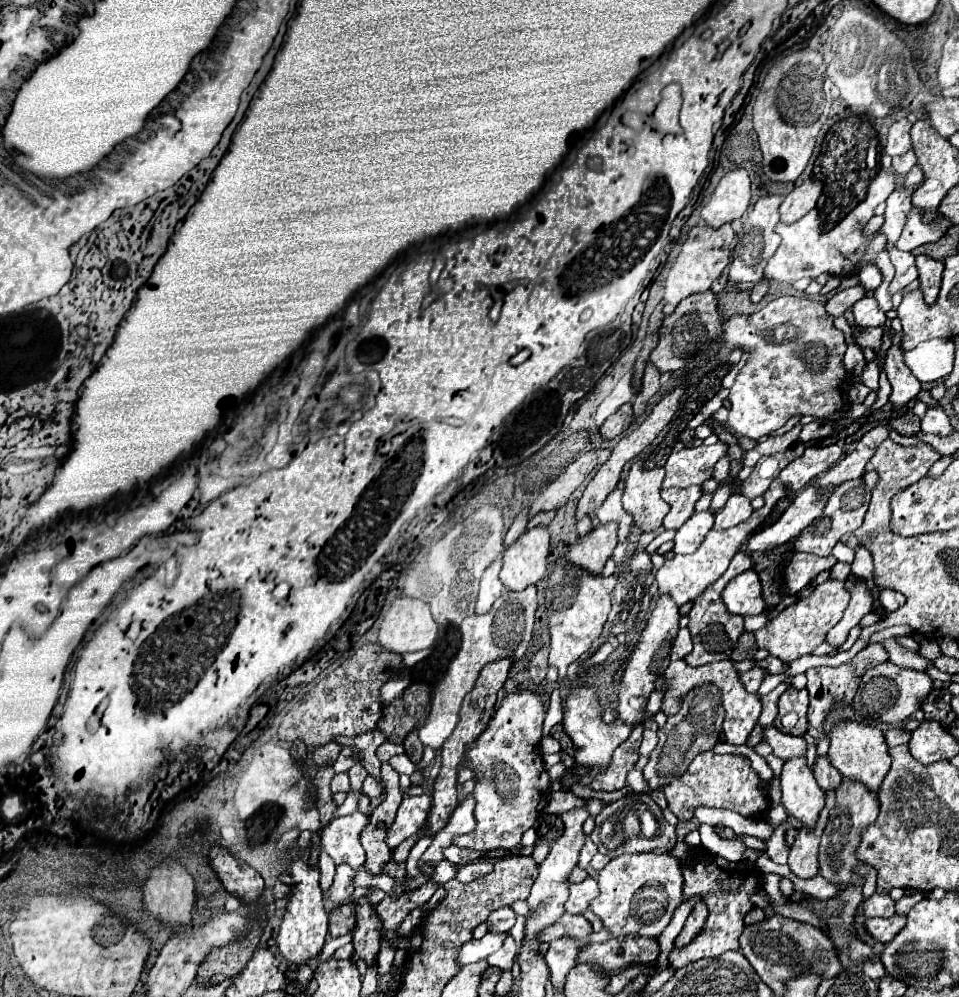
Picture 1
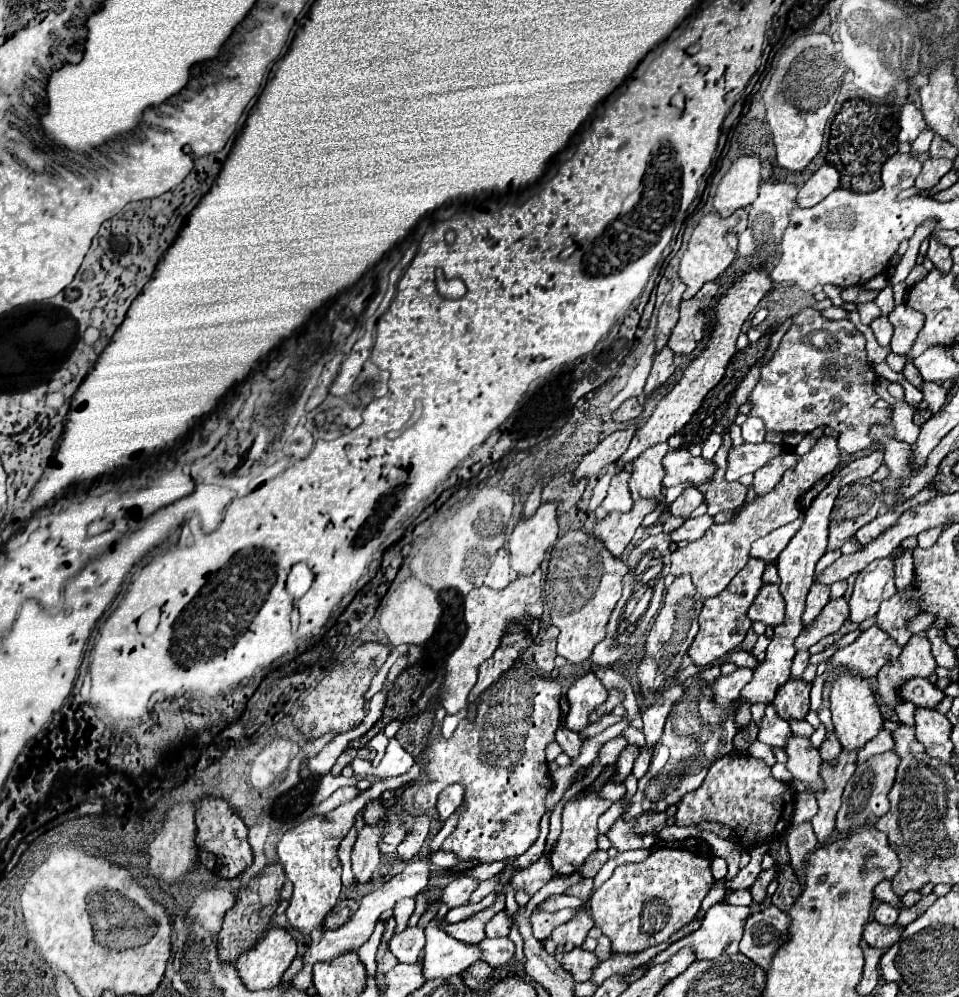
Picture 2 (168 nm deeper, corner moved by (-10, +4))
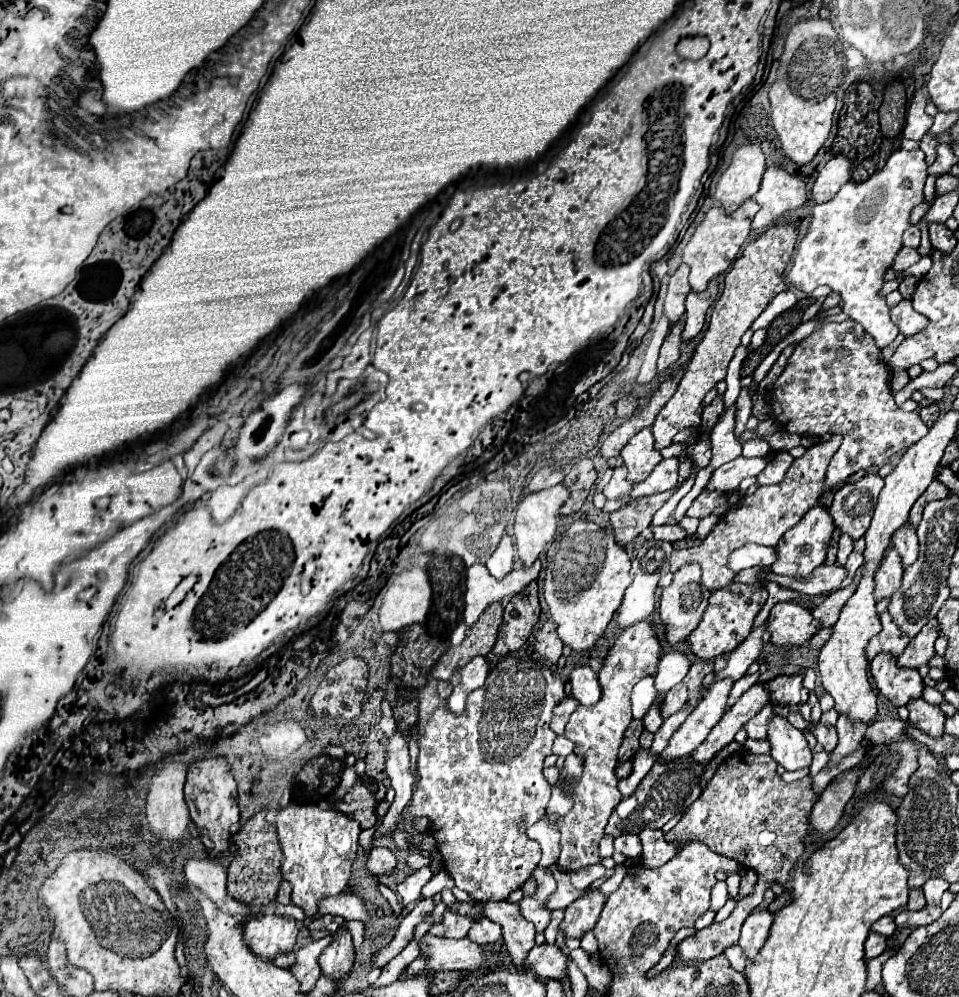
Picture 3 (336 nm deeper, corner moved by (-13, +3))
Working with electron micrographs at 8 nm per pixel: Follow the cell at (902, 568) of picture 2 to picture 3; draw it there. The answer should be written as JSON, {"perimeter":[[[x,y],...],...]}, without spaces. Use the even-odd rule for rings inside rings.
{"perimeter":[[[904,523],[892,535],[892,545],[900,553],[904,567],[910,567],[918,559],[918,537],[916,537],[916,529],[910,523]]]}

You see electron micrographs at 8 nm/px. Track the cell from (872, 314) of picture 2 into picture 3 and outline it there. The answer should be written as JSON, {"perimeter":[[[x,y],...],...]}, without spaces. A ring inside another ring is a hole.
{"perimeter":[[[898,149],[886,165],[862,183],[848,181],[836,197],[812,209],[812,221],[806,237],[800,241],[788,283],[804,293],[812,293],[818,285],[828,285],[842,295],[842,311],[860,323],[880,349],[890,345],[898,327],[890,319],[890,307],[880,295],[884,273],[890,269],[902,247],[902,233],[910,227],[910,211],[924,201],[926,161],[920,149]]]}

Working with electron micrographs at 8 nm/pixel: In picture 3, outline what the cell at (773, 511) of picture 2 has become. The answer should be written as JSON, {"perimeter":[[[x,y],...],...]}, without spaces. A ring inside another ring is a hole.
{"perimeter":[[[832,435],[828,441],[812,445],[810,449],[806,449],[806,453],[802,457],[794,459],[784,481],[780,481],[778,485],[760,487],[754,495],[742,497],[734,507],[730,507],[720,517],[718,525],[712,529],[712,533],[700,545],[672,551],[670,571],[674,573],[680,569],[680,565],[686,565],[686,563],[698,563],[702,567],[702,585],[704,587],[714,591],[714,589],[722,589],[722,587],[730,585],[734,579],[734,571],[730,571],[726,565],[728,555],[746,543],[774,547],[780,541],[780,537],[790,527],[794,527],[806,515],[808,509],[812,509],[818,503],[820,489],[824,485],[826,467],[830,463],[832,455],[838,451],[840,443],[842,443],[842,437]]]}

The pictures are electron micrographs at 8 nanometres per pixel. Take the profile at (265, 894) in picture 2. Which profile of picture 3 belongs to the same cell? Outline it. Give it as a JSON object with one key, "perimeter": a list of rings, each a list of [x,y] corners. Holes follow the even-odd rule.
{"perimeter":[[[258,811],[254,817],[250,817],[238,831],[238,835],[232,837],[232,845],[236,847],[234,859],[228,867],[228,893],[234,899],[240,901],[250,901],[254,907],[260,907],[262,903],[266,905],[276,897],[278,885],[282,881],[280,875],[280,861],[282,861],[282,851],[278,843],[276,829],[272,825],[270,833],[270,823],[262,819],[262,811]]]}

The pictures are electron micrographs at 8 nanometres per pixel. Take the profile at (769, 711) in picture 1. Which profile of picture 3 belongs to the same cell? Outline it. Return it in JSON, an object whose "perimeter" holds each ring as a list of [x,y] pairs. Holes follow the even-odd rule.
{"perimeter":[[[862,566],[858,568],[858,573],[856,573],[856,577],[854,577],[854,583],[852,583],[852,585],[848,585],[846,589],[836,591],[836,593],[832,593],[832,595],[830,595],[830,597],[826,597],[818,607],[814,607],[814,609],[812,609],[812,615],[822,623],[820,627],[832,627],[832,625],[838,621],[842,607],[844,607],[844,605],[846,605],[846,601],[850,599],[852,591],[854,591],[854,585],[858,585],[858,581],[860,581],[861,576]]]}

